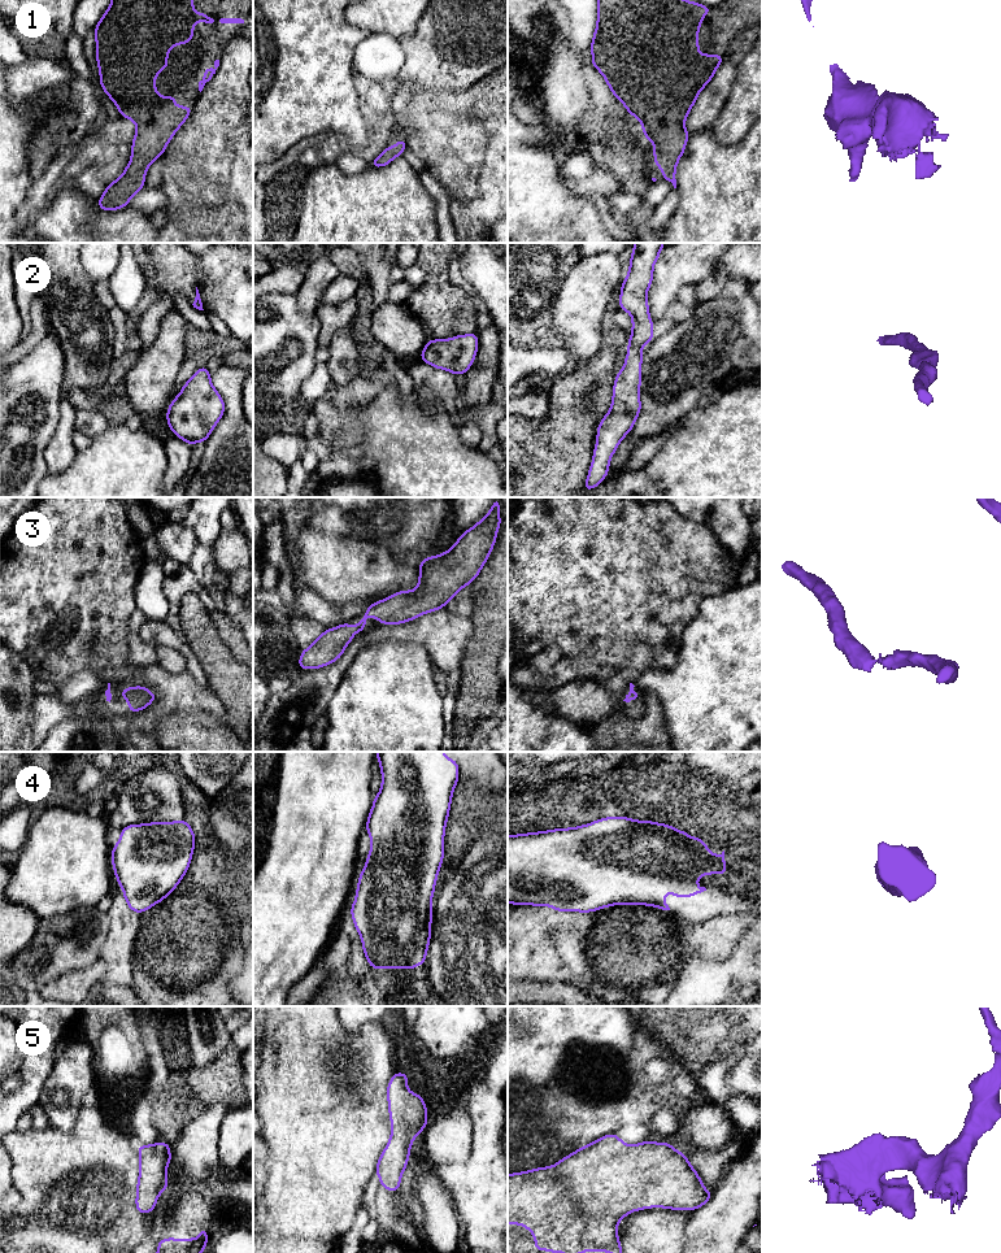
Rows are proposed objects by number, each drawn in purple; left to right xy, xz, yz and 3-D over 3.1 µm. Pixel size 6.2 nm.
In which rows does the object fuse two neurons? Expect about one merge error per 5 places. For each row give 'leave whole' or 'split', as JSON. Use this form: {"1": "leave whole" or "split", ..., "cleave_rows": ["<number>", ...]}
{"1": "leave whole", "2": "leave whole", "3": "leave whole", "4": "leave whole", "5": "leave whole", "cleave_rows": []}

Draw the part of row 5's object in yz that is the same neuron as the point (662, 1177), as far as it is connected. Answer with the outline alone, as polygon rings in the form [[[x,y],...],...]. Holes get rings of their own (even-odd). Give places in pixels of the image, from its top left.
[[[610,1134],[553,1166],[508,1175],[508,1224],[523,1224],[532,1231],[536,1250],[622,1253],[617,1226],[624,1215],[647,1208],[693,1211],[713,1192],[705,1189],[688,1158],[669,1143],[626,1145]]]

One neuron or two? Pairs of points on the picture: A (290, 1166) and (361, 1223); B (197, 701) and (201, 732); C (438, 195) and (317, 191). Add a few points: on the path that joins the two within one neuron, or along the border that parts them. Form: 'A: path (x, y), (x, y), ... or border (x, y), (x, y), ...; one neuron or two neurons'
A: border (360, 1206), (355, 1222), (338, 1239); two neurons
B: border (169, 714), (208, 712), (216, 717), (225, 718); two neurons
C: border (417, 173), (435, 204), (438, 225); two neurons

